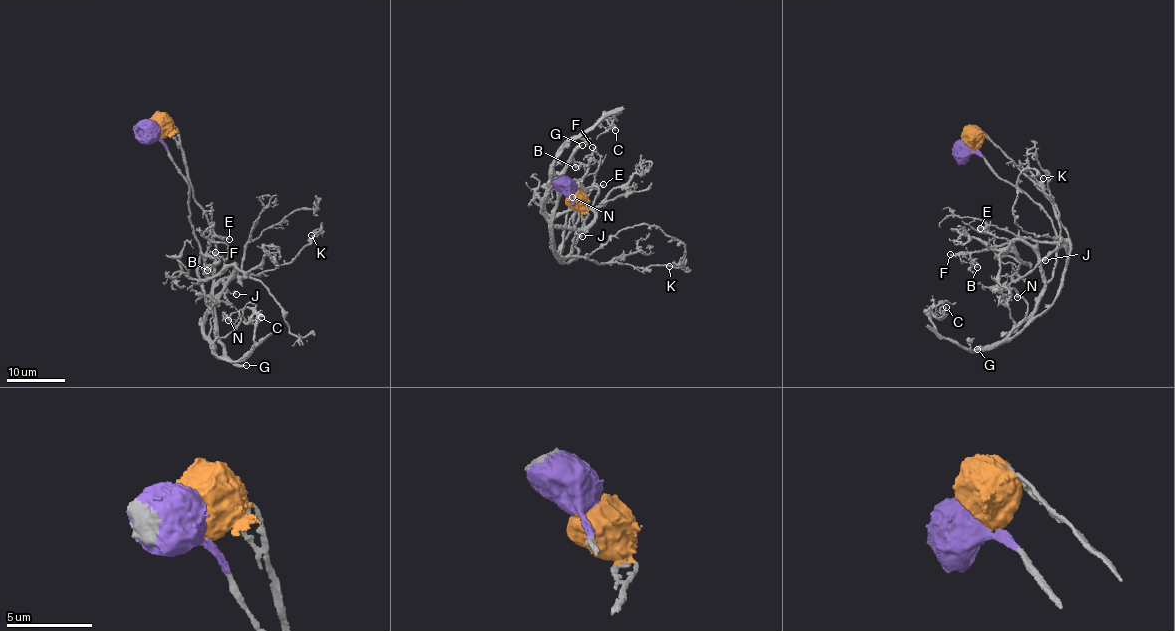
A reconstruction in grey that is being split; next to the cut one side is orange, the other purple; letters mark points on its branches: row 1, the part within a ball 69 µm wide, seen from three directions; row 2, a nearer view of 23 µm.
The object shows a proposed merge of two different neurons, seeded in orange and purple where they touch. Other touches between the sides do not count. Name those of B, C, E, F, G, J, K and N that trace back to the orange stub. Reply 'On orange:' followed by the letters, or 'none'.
On orange: B, E, F, G, J, K

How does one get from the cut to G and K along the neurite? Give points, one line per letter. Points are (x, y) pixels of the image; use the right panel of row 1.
G: (970, 144), (979, 145), (984, 135), (1000, 149), (1050, 202), (1069, 242), (1053, 305), (1023, 329), (977, 349)
K: (970, 144), (979, 145), (984, 135), (1042, 192), (1069, 246), (1015, 222), (1019, 174), (1034, 169), (1043, 177)

